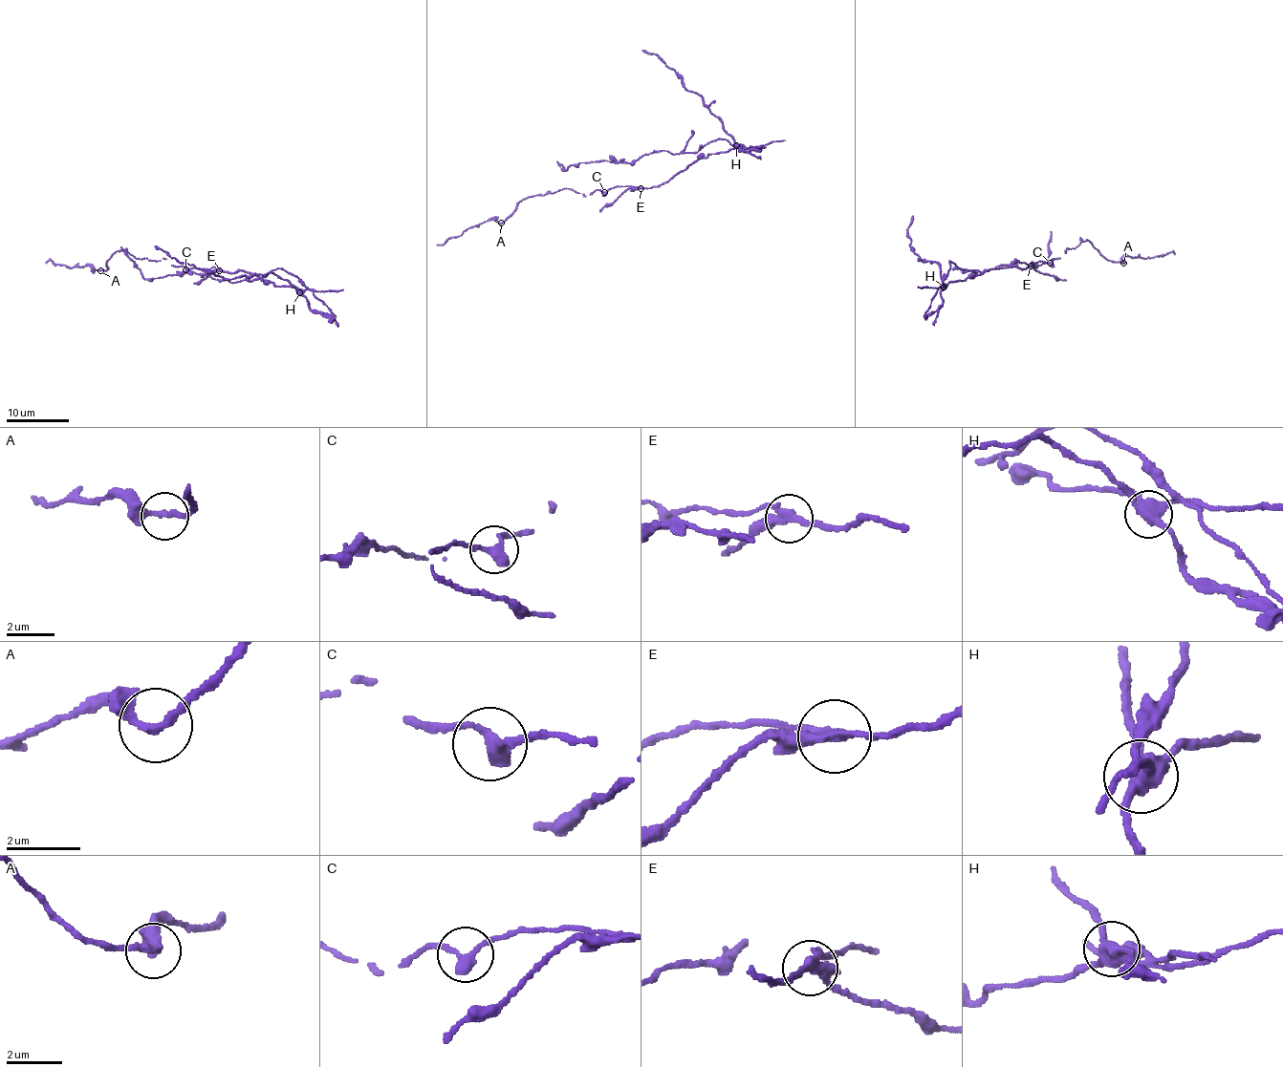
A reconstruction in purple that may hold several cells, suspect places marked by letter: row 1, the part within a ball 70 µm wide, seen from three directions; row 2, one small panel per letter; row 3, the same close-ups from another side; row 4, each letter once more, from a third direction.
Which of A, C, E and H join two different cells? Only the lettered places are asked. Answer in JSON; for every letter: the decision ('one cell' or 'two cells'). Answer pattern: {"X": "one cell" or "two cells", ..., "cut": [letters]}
{"A": "one cell", "C": "one cell", "E": "two cells", "H": "two cells", "cut": ["E", "H"]}

